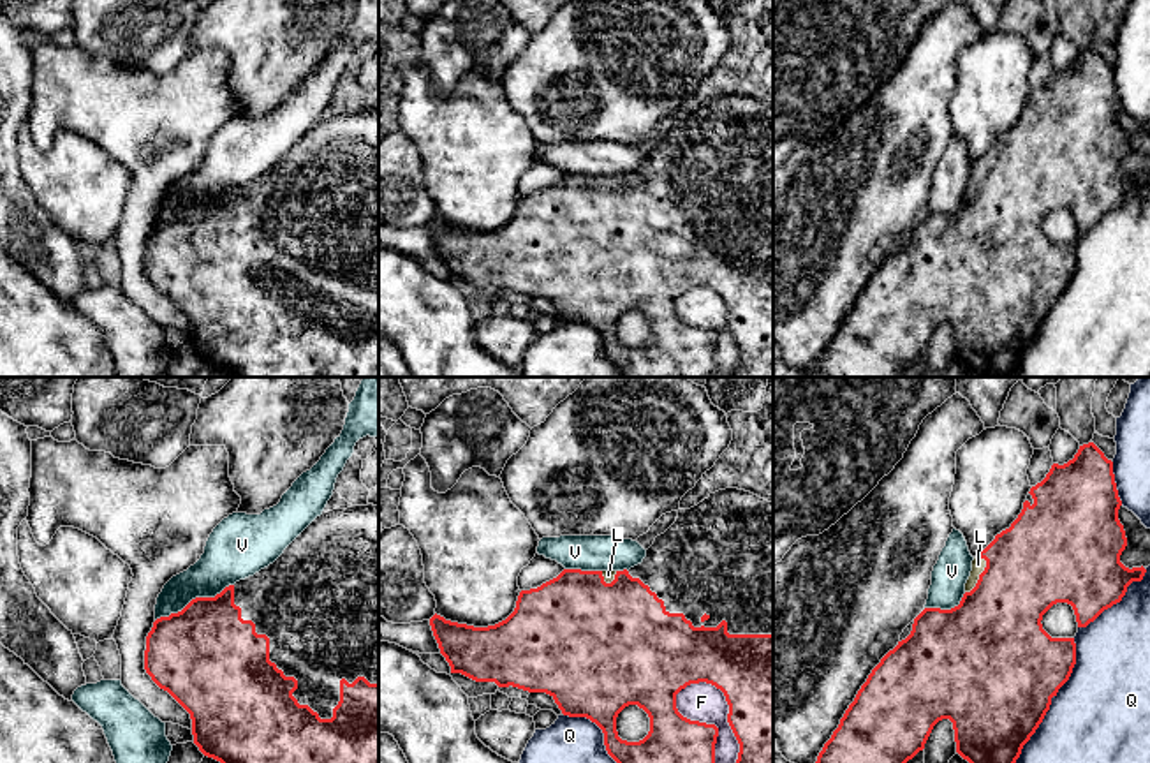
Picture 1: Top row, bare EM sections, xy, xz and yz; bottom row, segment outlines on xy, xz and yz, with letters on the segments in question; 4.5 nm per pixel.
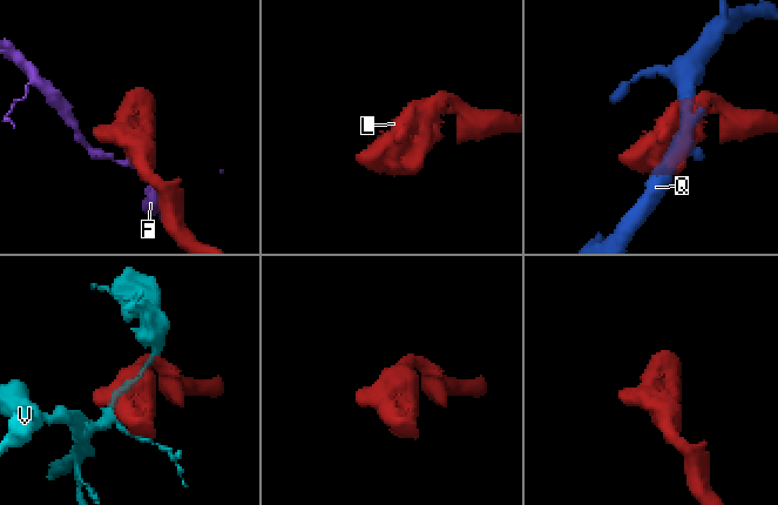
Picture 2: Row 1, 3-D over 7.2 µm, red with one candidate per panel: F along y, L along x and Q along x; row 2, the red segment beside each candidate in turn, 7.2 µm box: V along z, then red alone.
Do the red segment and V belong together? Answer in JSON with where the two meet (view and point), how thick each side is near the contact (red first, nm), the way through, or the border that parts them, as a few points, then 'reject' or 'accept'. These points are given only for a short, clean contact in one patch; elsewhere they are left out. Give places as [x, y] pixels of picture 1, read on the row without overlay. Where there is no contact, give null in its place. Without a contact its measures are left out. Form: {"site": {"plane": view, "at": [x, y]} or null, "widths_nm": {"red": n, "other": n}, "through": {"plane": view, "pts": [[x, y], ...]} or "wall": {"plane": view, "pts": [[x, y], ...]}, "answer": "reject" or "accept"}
{"site": {"plane": "xy", "at": [196, 203]}, "widths_nm": {"red": 440, "other": 240}, "answer": "reject"}

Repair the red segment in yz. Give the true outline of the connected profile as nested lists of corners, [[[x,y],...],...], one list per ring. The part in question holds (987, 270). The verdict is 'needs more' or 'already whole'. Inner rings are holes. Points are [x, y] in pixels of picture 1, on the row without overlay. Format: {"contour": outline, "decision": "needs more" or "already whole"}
{"contour": [[[1094,48],[1080,51],[1067,69],[1053,69],[1046,83],[1030,93],[1011,132],[974,162],[960,210],[951,215],[925,213],[914,224],[910,240],[872,275],[812,377],[898,377],[925,354],[933,331],[942,324],[953,328],[956,358],[977,377],[1009,377],[1076,270],[1074,243],[1051,243],[1043,234],[1043,220],[1053,210],[1067,208],[1078,233],[1087,233],[1120,208],[1127,192],[1141,187],[1146,178],[1143,171],[1129,174],[1120,167],[1127,152],[1118,125],[1120,111],[1113,67]]], "decision": "needs more"}

